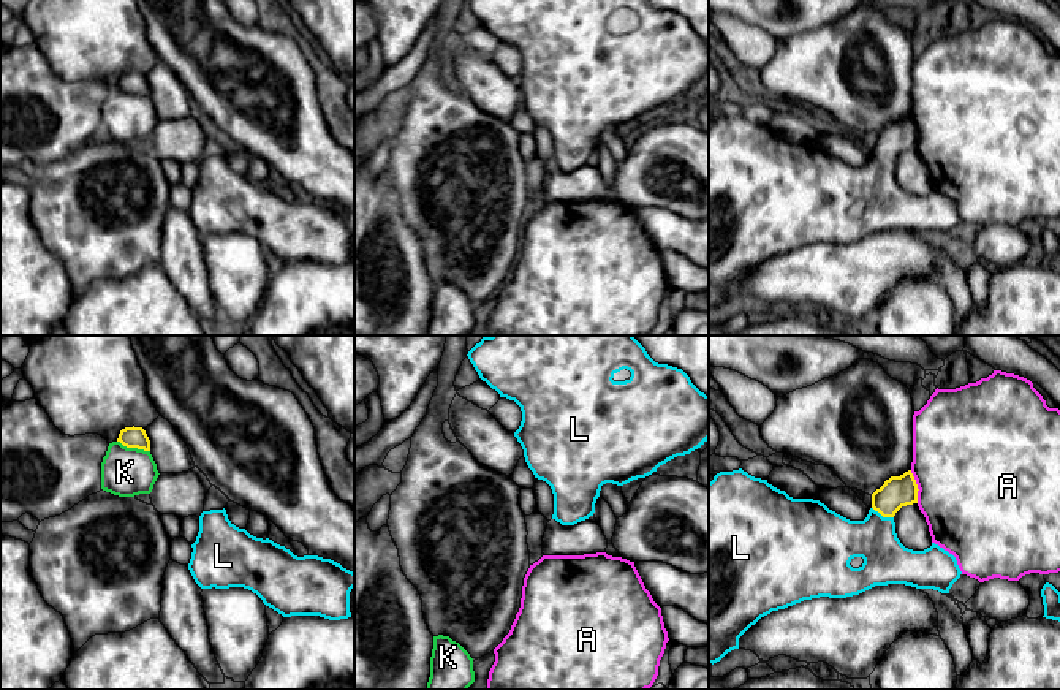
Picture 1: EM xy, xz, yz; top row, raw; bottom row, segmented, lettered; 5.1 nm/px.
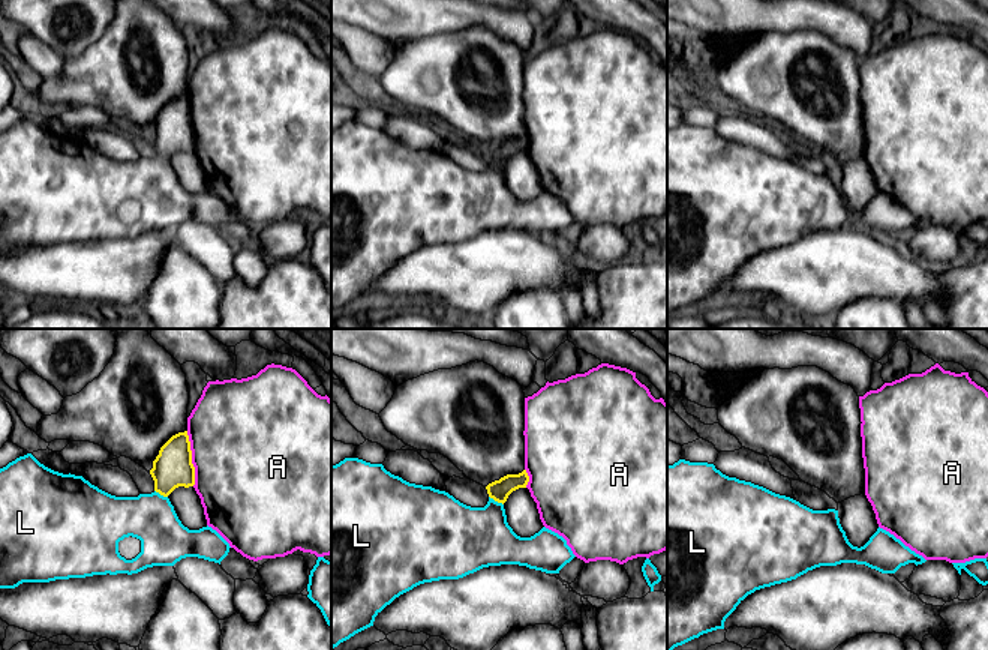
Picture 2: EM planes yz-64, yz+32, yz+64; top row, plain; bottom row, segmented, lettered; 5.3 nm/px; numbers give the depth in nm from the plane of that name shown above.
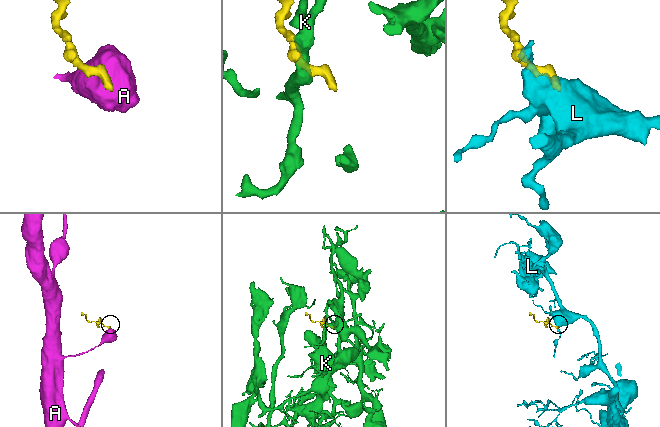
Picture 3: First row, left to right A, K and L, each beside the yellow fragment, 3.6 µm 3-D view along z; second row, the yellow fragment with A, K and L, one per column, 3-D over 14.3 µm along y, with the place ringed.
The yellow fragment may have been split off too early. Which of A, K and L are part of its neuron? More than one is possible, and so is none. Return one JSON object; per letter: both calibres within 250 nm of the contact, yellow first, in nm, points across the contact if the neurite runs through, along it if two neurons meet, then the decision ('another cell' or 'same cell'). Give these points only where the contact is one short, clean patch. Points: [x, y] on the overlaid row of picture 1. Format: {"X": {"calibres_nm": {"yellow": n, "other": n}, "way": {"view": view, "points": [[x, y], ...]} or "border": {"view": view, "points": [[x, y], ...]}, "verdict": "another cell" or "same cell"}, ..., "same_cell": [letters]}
{"A": {"calibres_nm": {"yellow": 160, "other": 500}, "border": {"view": "yz", "points": [[910, 470], [918, 489], [918, 502]]}, "verdict": "another cell"}, "K": {"calibres_nm": {"yellow": 110, "other": 260}, "verdict": "another cell"}, "L": {"calibres_nm": {"yellow": 160, "other": 240}, "way": {"view": "yz", "points": [[897, 491], [885, 504], [883, 516], [883, 554], [886, 561]]}, "verdict": "same cell"}, "same_cell": ["L"]}

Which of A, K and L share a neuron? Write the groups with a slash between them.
A / K / L

